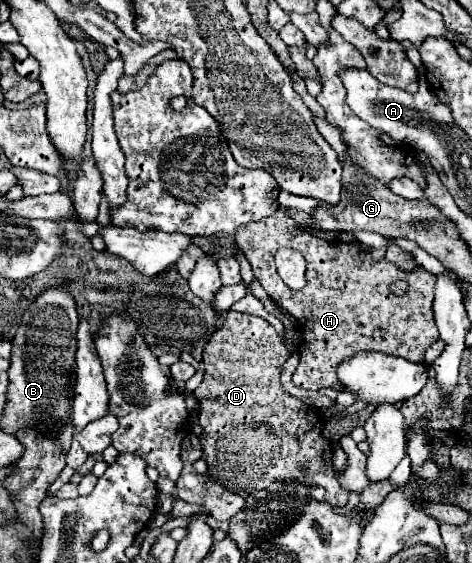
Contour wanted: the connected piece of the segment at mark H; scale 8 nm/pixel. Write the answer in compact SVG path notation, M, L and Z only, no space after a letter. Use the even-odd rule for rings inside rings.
M279 209L266 219L240 225L235 233L235 241L252 265L254 277L258 277L278 307L296 317L298 329L304 335L304 343L298 347L300 363L292 375L294 385L308 389L308 383L338 383L336 367L340 361L362 351L376 353L382 349L386 355L424 363L424 351L438 341L432 311L436 275L424 267L404 273L386 259L374 261L370 247L362 243L326 241L298 227L296 221ZM280 247L302 249L308 267L304 289L292 291L276 273L274 256ZM398 279L408 279L410 283L404 295L394 295L388 289Z

